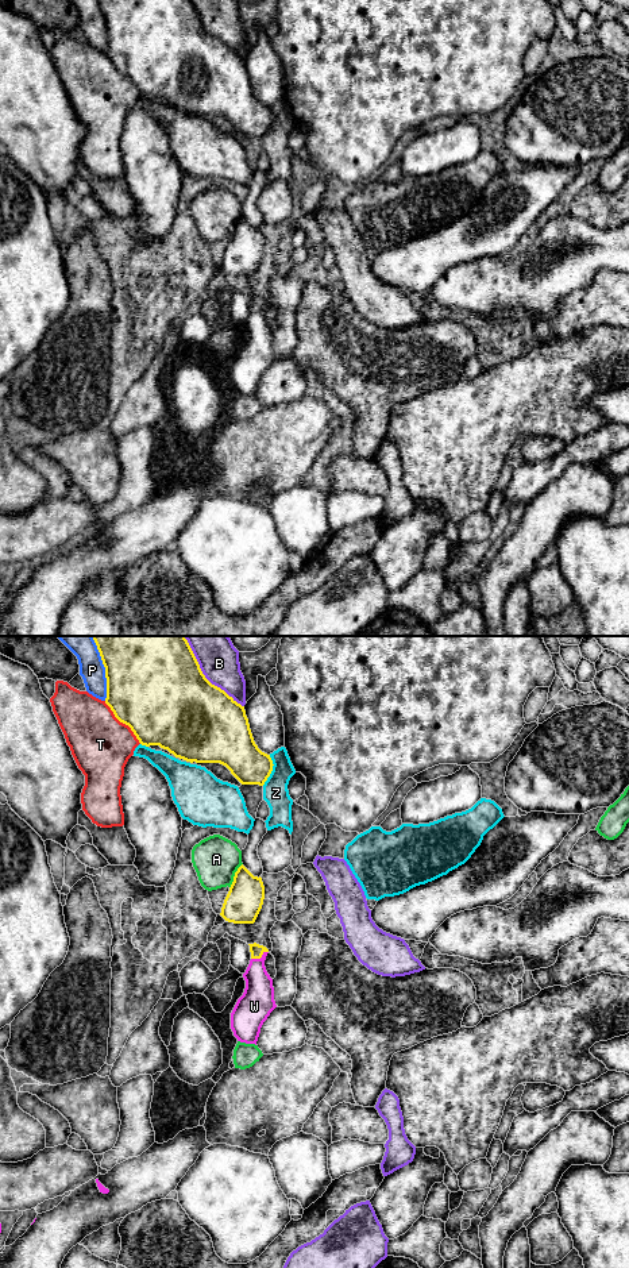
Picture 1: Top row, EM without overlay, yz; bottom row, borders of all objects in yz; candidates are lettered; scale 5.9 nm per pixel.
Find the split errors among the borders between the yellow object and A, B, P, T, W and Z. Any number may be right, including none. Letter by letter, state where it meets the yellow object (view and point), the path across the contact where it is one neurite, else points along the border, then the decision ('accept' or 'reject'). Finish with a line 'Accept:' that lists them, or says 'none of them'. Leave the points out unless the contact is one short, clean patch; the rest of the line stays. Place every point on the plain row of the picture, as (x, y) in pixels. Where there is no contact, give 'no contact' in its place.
A: yz (235, 227) | reject
B: yz (209, 34) | reject
P: yz (105, 26) | reject
T: yz (123, 74) | reject
W: yz (259, 309) | across yz (257, 303), (259, 309), (258, 350) | accept
Z: yz (271, 122) | reject
Accept: W

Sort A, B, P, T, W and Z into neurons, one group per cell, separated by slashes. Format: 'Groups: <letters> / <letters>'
Groups: A / B / P / T / W / Z

